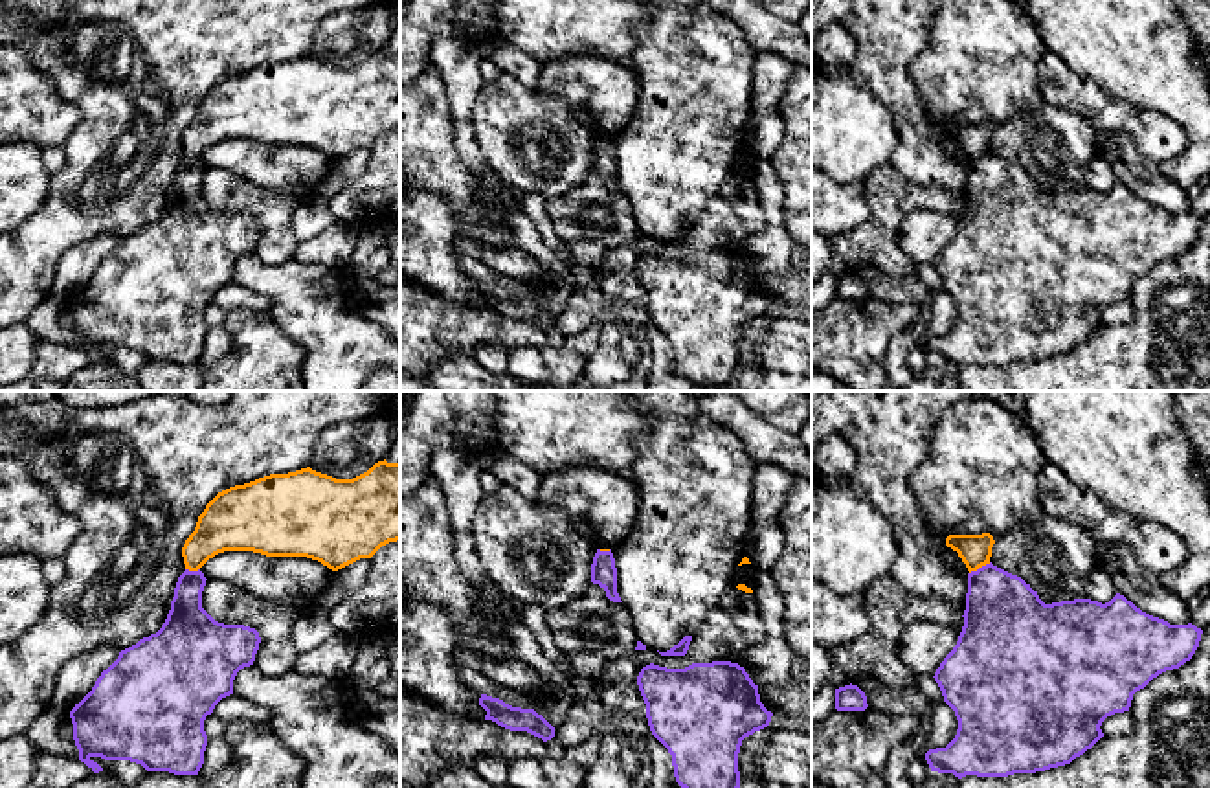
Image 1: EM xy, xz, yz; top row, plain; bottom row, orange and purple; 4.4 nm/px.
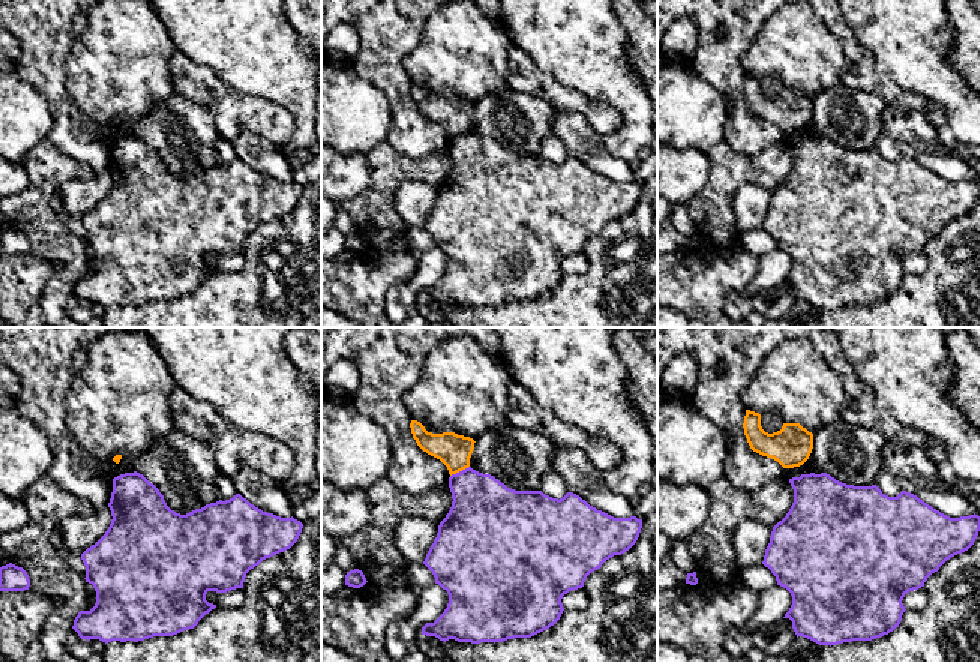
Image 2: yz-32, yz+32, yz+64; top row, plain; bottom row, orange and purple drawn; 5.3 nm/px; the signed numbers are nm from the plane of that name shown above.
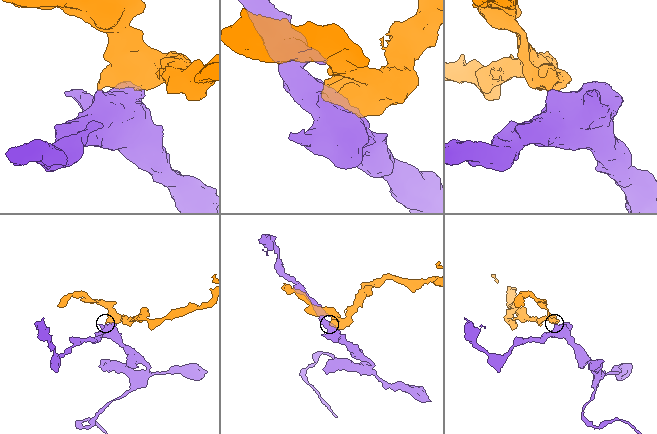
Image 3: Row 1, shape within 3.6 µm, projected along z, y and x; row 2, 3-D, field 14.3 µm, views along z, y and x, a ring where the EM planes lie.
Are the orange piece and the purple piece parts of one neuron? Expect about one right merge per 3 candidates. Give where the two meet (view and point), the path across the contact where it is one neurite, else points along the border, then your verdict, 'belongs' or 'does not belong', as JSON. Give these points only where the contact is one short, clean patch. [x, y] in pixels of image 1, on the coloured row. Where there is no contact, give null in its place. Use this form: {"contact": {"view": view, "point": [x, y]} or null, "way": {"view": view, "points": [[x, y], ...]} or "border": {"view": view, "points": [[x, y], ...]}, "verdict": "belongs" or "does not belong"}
{"contact": {"view": "yz", "point": [979, 566]}, "border": {"view": "yz", "points": [[990, 562], [970, 574]]}, "verdict": "does not belong"}

